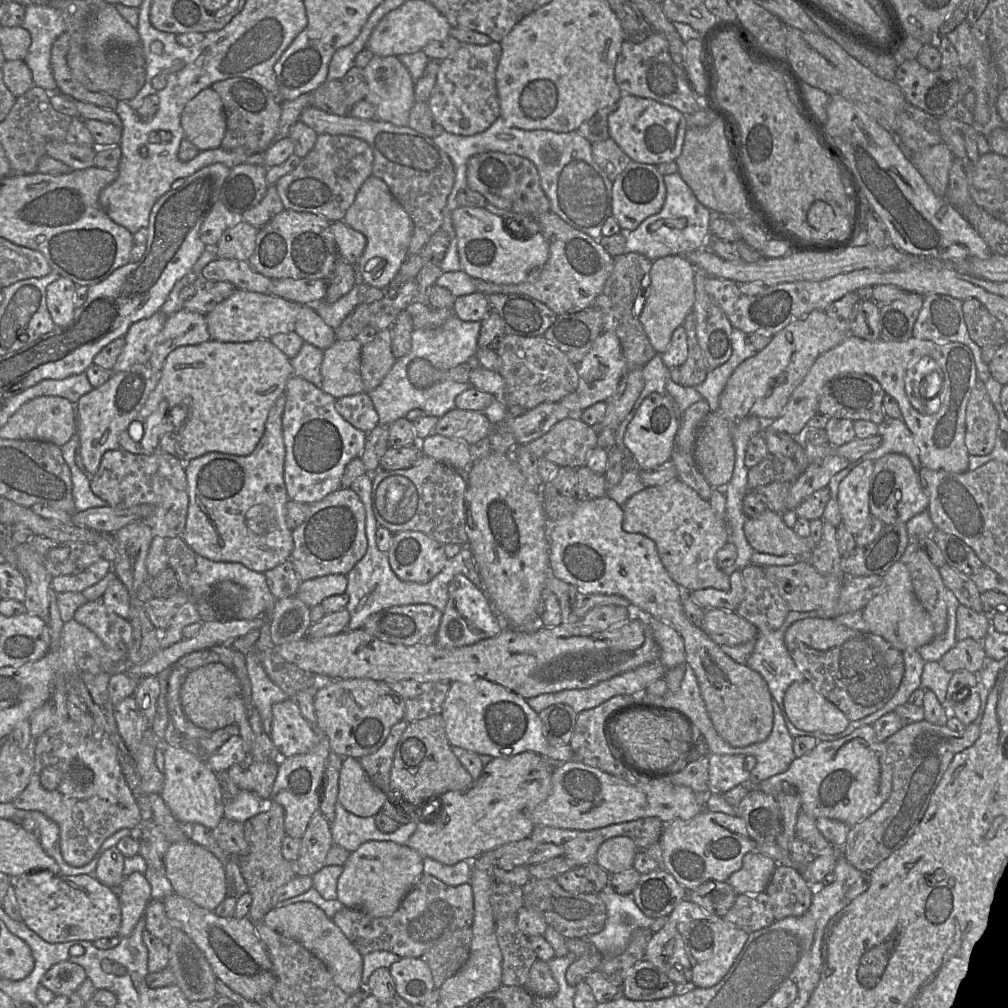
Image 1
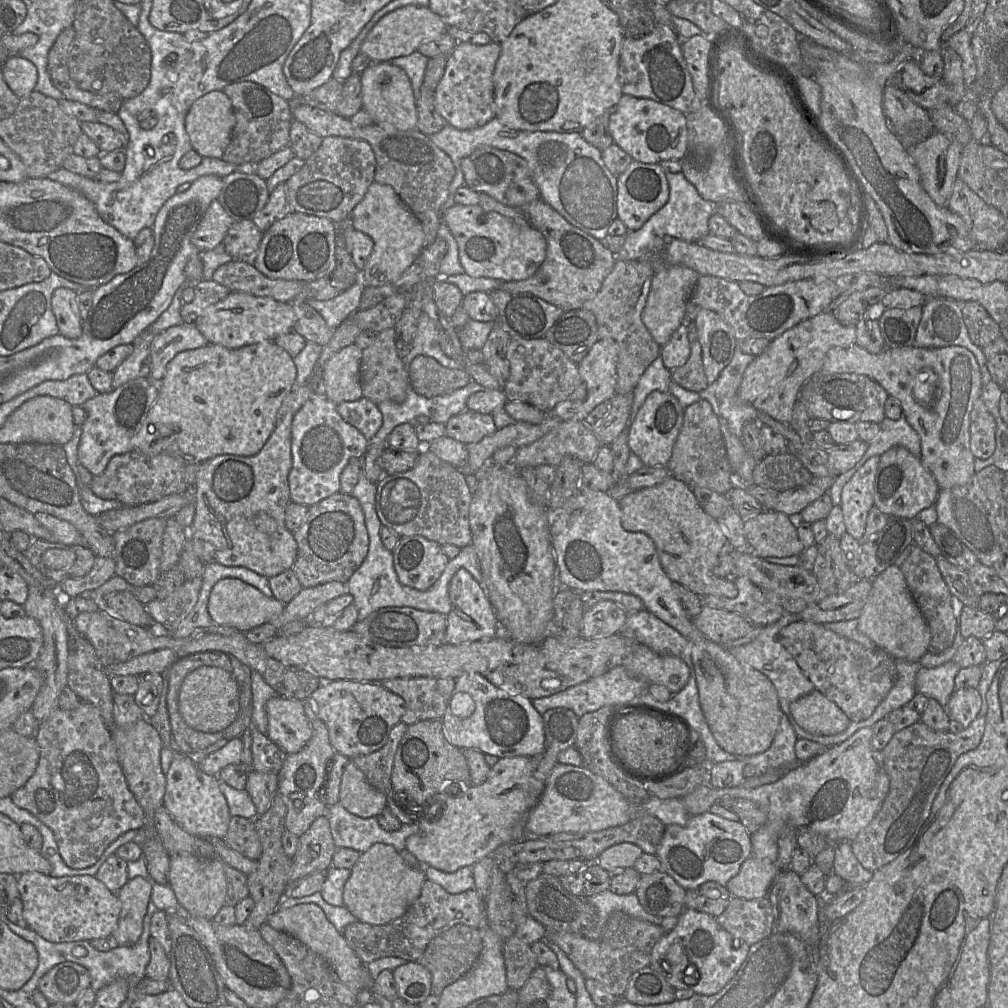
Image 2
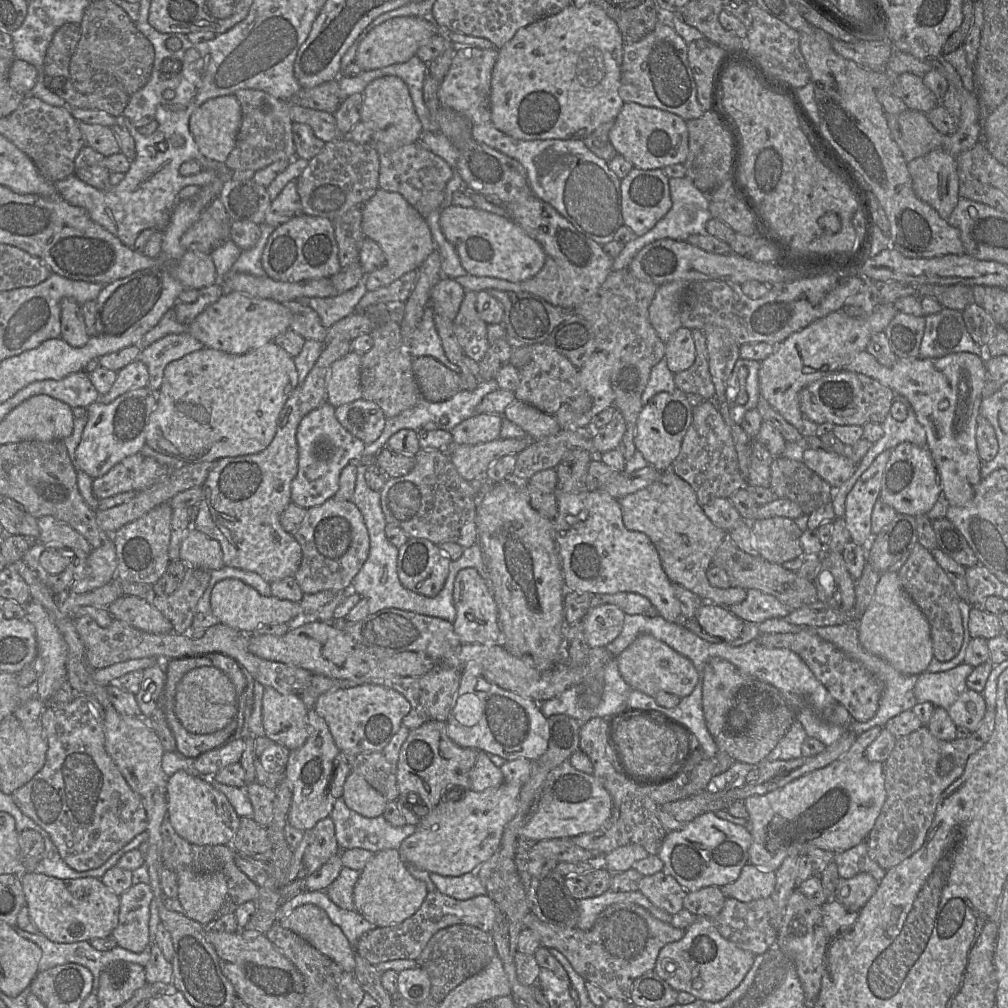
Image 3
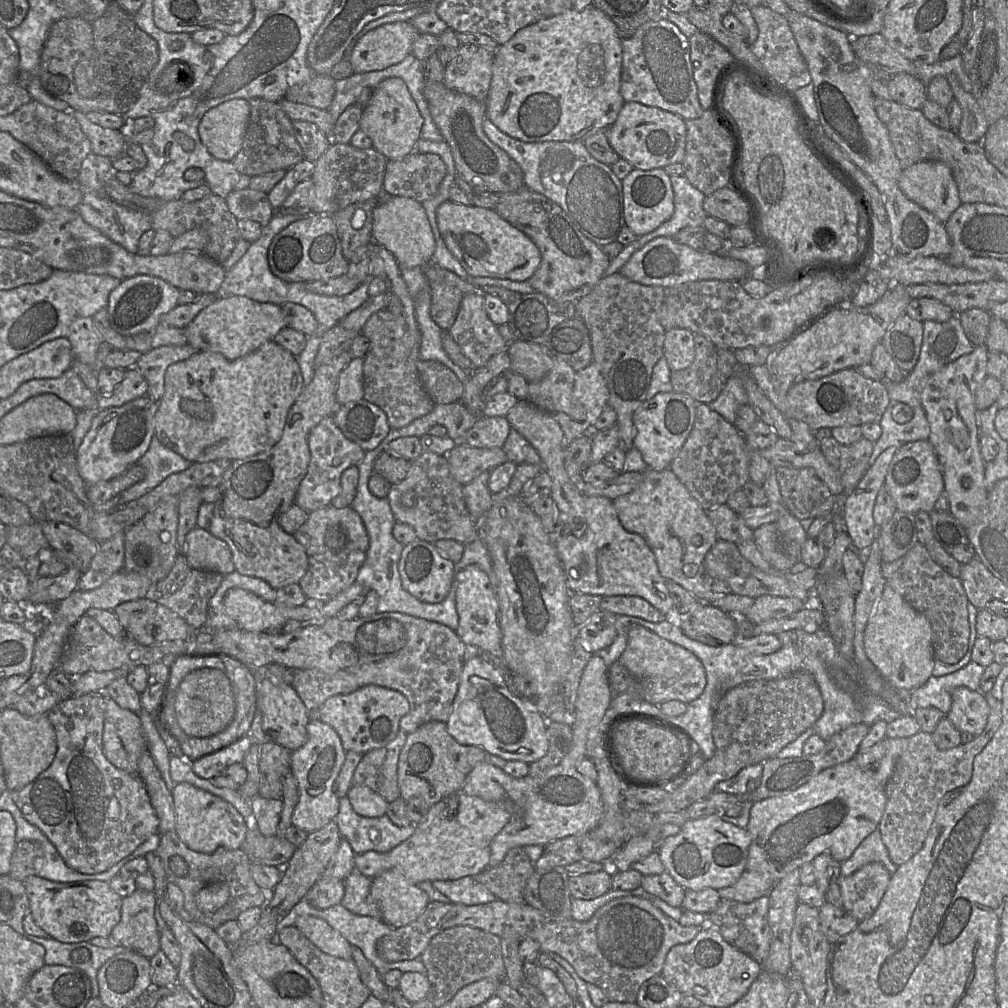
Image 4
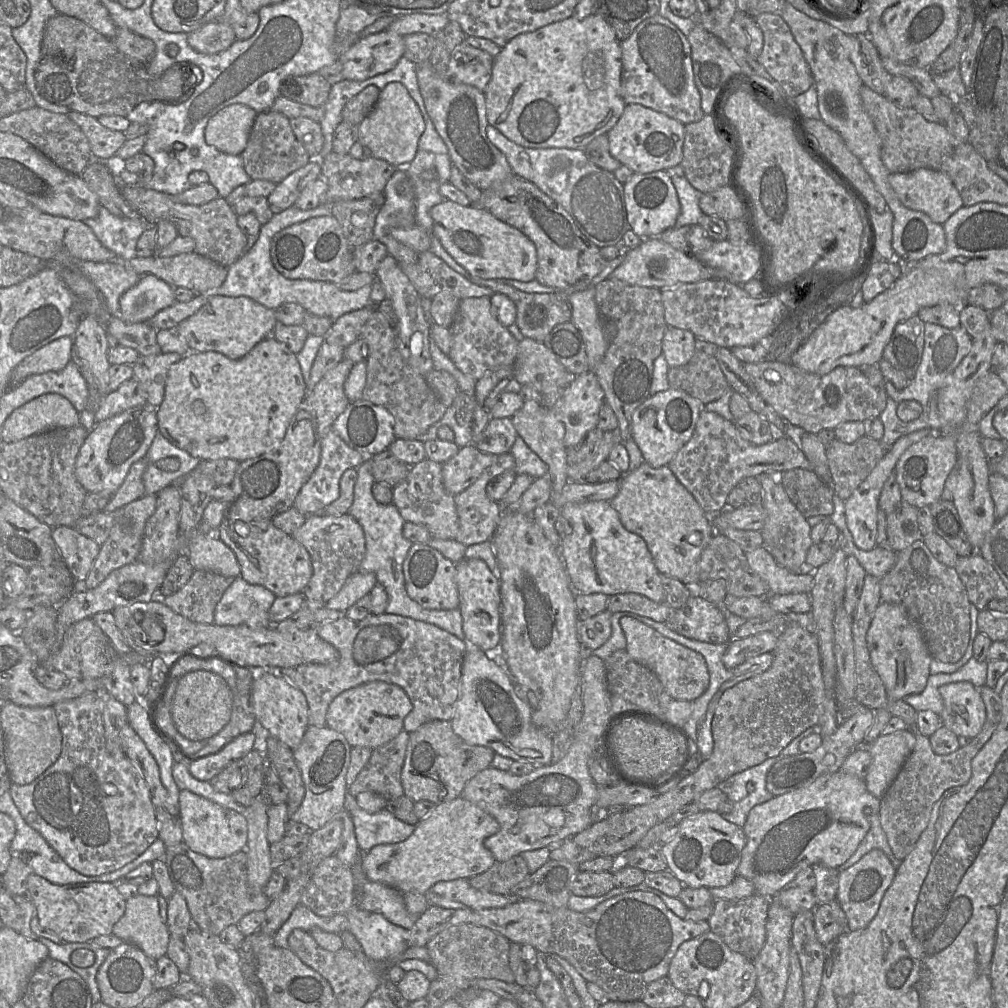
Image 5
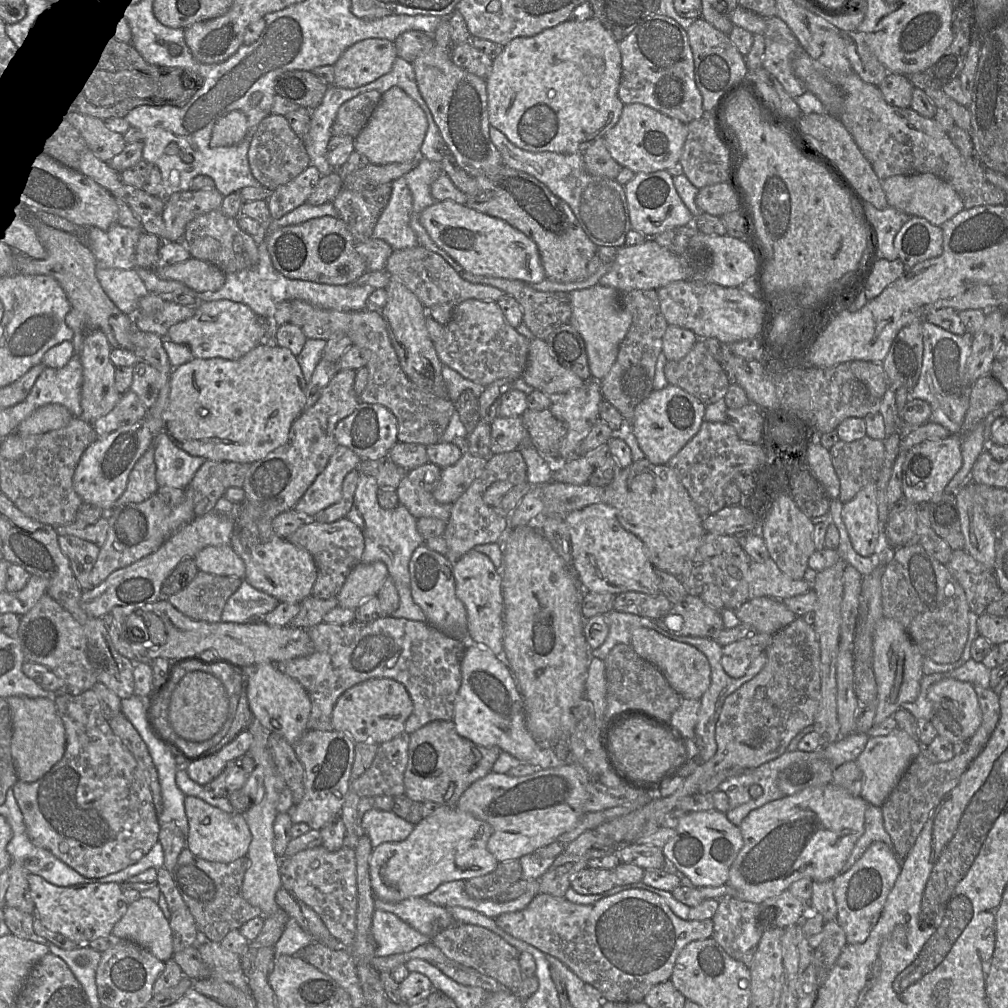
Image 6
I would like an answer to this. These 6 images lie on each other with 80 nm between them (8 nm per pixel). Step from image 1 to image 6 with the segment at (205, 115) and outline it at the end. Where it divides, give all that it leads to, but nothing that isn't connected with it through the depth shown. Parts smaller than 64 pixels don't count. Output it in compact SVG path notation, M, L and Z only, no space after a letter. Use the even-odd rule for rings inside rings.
M234 110L219 119L214 125L210 138L212 147L232 146L242 141L248 133L246 115Z

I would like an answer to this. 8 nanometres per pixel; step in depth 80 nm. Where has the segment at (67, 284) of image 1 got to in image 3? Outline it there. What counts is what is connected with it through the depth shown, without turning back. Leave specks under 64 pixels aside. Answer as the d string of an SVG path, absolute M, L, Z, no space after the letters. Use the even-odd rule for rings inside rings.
M70 298L60 301L61 336L70 346L78 348L84 346L90 335L87 332L80 305Z

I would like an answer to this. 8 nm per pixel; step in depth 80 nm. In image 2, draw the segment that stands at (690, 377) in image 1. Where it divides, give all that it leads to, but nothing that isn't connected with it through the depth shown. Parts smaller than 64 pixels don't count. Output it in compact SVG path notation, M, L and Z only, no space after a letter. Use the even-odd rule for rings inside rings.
M687 321L690 355L685 365L671 370L671 379L680 387L699 393L709 385L706 379L702 349L694 321Z

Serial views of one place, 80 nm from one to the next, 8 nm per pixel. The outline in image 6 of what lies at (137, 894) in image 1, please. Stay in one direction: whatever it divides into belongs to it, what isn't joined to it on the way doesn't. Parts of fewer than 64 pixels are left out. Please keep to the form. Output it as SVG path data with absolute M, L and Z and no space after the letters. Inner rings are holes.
M141 897L129 904L112 934L135 942L162 962L172 959L174 954L169 919L151 898Z

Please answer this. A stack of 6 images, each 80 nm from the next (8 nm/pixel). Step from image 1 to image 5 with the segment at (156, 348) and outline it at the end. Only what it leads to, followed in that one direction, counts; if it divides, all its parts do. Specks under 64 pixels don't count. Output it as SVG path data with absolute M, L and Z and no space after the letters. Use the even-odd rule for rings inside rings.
M178 353L140 356L132 365L134 378L147 394L147 406L155 409L164 398L166 376L170 366L183 358Z

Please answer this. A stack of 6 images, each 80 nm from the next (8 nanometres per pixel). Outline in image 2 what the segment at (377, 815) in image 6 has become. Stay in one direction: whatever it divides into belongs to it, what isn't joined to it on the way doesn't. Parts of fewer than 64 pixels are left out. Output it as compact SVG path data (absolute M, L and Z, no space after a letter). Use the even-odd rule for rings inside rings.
M339 802L328 807L326 817L336 848L351 848L360 853L366 852L373 844L383 843L393 846L399 853L406 850L406 839L418 832L417 823L402 825L397 831L386 831L380 827L376 817L361 818L347 811Z

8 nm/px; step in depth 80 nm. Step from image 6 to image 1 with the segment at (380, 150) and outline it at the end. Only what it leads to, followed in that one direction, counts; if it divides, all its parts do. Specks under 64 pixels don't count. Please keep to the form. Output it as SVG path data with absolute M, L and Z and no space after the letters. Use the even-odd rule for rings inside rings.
M374 56L363 68L368 94L365 97L376 109L376 119L396 126L408 126L411 108L415 102L414 81L409 70L397 56Z

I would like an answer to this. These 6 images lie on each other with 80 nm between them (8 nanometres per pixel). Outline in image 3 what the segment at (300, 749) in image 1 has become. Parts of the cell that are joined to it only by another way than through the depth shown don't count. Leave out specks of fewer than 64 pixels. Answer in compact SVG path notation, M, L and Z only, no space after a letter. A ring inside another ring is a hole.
M265 687L262 706L265 736L290 751L301 748L310 735L308 710L299 695Z

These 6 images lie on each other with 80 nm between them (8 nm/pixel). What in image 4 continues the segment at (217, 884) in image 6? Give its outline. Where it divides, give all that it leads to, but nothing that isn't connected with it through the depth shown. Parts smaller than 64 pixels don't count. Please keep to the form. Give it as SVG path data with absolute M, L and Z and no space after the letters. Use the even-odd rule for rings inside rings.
M174 831L160 834L160 844L155 851L161 858L168 882L176 884L184 894L184 908L196 922L217 929L229 920L252 907L263 907L268 902L268 894L262 890L251 875L251 860L241 849L228 850L219 848L213 853L202 853L191 850ZM226 882L230 888L228 901L215 912L203 912L196 903L196 894L205 886Z

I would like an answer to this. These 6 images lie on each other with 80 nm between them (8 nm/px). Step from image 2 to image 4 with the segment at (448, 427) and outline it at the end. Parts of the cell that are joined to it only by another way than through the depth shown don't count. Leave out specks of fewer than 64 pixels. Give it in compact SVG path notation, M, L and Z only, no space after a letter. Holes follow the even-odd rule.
M478 417L474 425L466 432L462 444L477 448L503 448L511 430L506 417Z

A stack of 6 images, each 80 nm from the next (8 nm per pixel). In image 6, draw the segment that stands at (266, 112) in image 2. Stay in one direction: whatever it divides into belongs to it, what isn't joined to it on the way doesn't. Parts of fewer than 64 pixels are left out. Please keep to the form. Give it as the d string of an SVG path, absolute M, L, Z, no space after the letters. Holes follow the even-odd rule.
M272 113L259 123L253 134L248 161L254 178L270 191L290 182L311 164L303 140L291 129L287 118Z

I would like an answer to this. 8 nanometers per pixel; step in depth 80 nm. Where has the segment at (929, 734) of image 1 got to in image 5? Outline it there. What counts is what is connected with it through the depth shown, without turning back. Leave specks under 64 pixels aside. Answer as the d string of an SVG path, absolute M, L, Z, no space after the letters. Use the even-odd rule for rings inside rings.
M978 688L986 708L986 720L979 734L968 745L947 754L936 754L929 737L916 733L916 741L896 778L881 799L880 822L894 856L904 860L927 828L934 804L949 789L967 784L972 760L991 738L1001 720L1001 698L993 688Z

